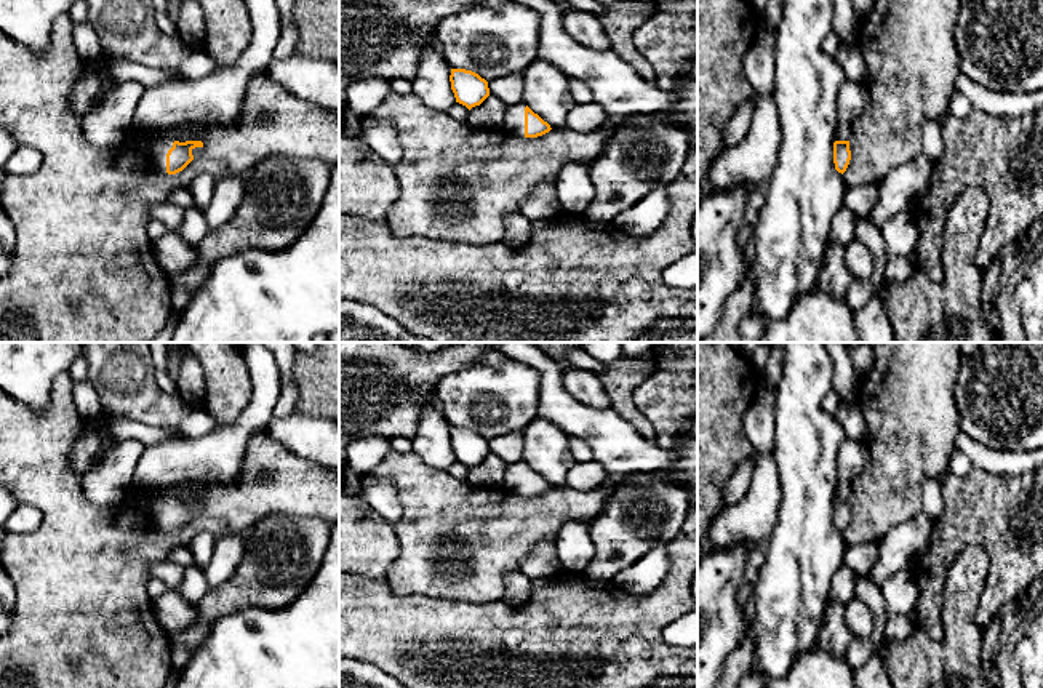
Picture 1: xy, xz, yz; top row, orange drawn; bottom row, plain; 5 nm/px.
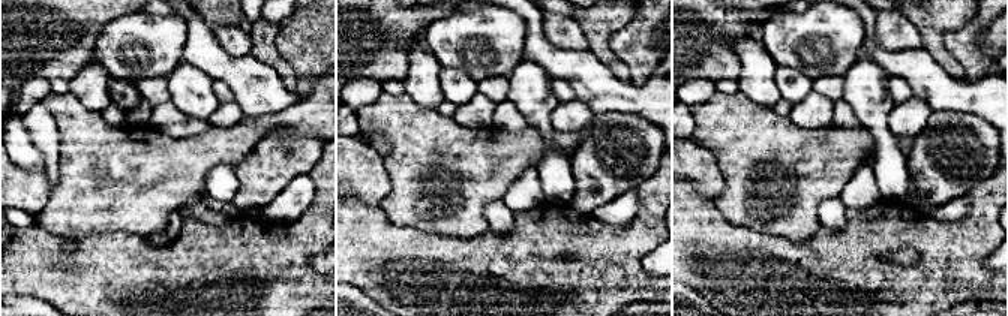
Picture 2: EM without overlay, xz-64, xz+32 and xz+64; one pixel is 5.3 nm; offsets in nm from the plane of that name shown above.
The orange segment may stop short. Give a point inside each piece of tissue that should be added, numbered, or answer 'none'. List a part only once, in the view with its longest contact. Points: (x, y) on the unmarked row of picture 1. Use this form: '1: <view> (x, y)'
1: xy (187, 490)

